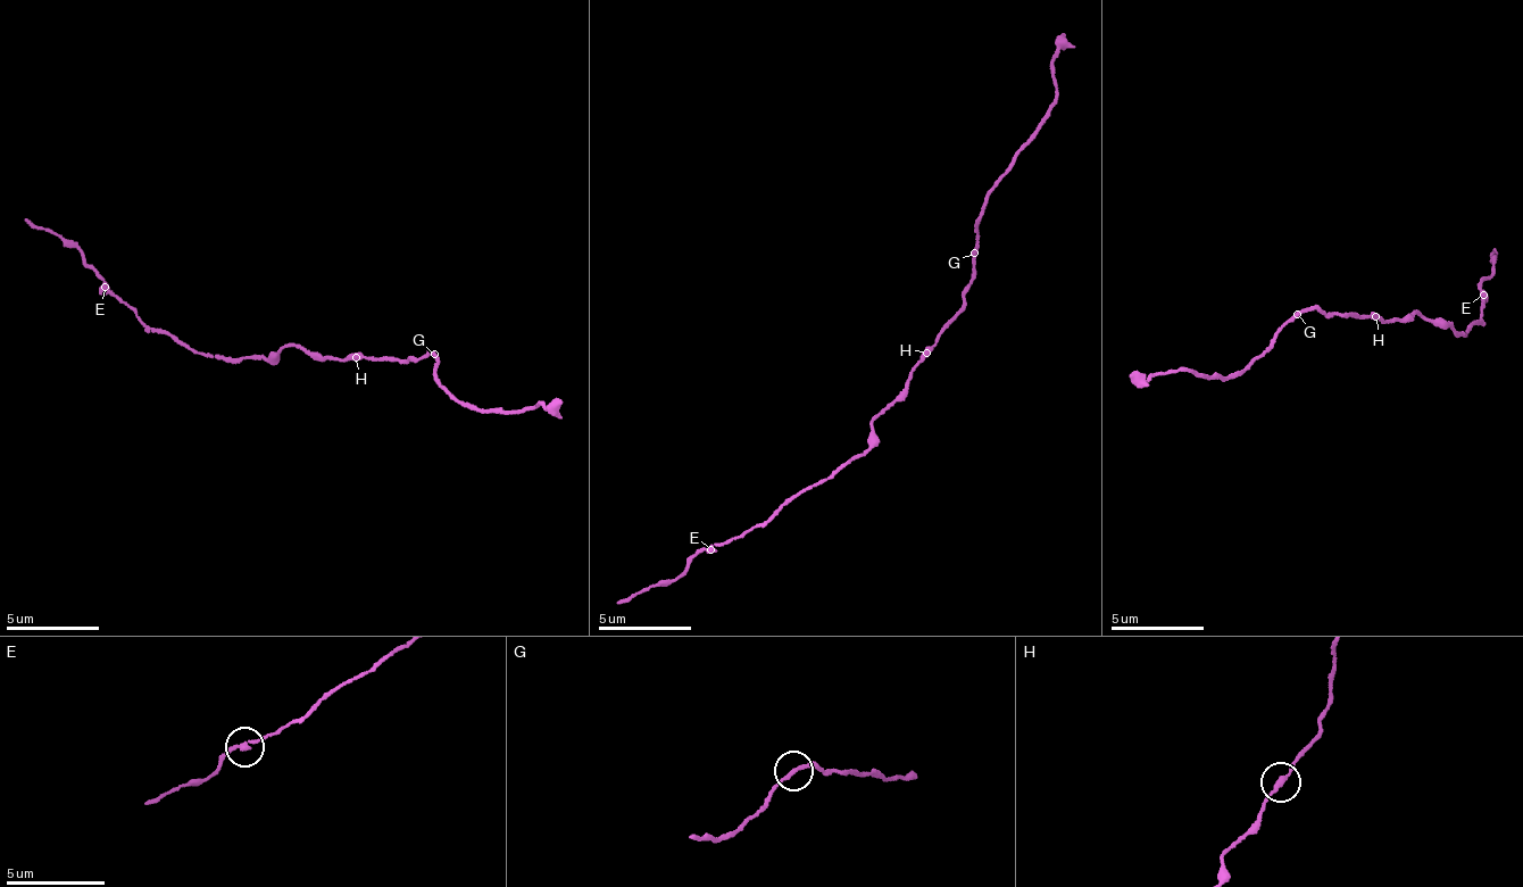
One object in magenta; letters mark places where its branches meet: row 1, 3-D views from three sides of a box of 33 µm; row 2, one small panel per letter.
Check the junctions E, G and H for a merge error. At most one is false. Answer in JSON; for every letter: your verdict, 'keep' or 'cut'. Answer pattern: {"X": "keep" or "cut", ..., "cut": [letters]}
{"E": "keep", "G": "keep", "H": "keep", "cut": []}

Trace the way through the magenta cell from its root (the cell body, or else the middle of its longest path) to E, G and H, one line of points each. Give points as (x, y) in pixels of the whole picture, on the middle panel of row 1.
E: (914, 369), (908, 391), (873, 421), (871, 445), (824, 481), (799, 489), (749, 532), (713, 550)
G: (914, 369), (923, 351), (937, 339), (946, 323), (964, 303), (964, 286), (973, 278), (974, 255)
H: (914, 369), (926, 353)

